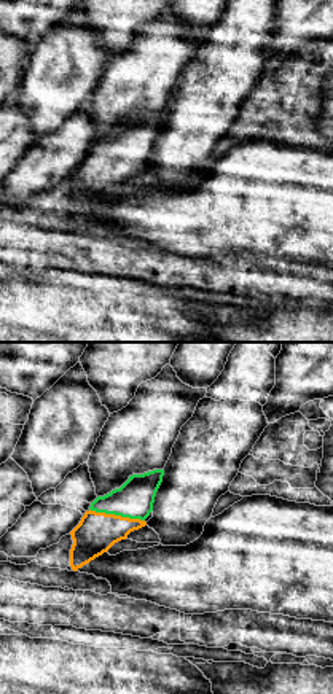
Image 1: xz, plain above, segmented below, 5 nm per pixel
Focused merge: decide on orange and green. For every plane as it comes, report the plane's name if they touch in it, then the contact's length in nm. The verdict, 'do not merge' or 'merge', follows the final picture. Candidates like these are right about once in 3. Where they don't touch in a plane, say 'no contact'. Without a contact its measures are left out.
meets orange in xz; contact 280 nm long

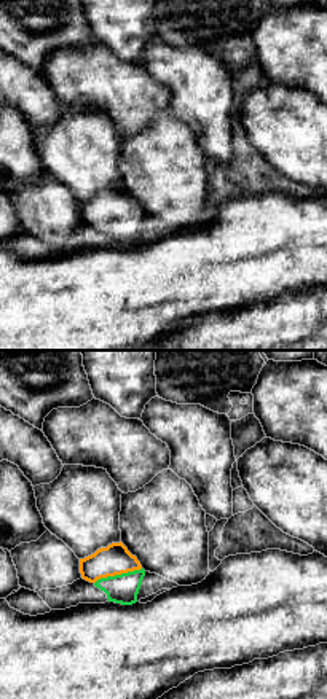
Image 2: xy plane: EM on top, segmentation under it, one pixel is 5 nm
meets orange in xy; contact 260 nm long

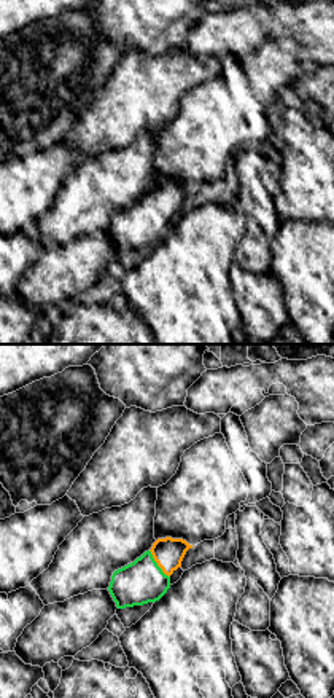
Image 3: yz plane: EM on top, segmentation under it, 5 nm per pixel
meets orange in yz; contact 180 nm long

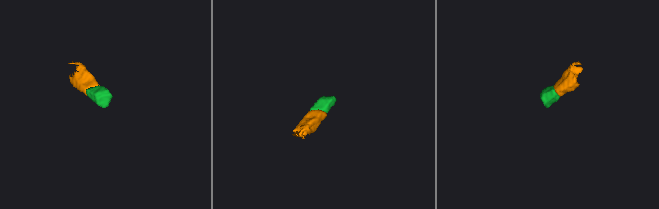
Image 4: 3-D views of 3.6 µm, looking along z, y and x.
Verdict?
merge

